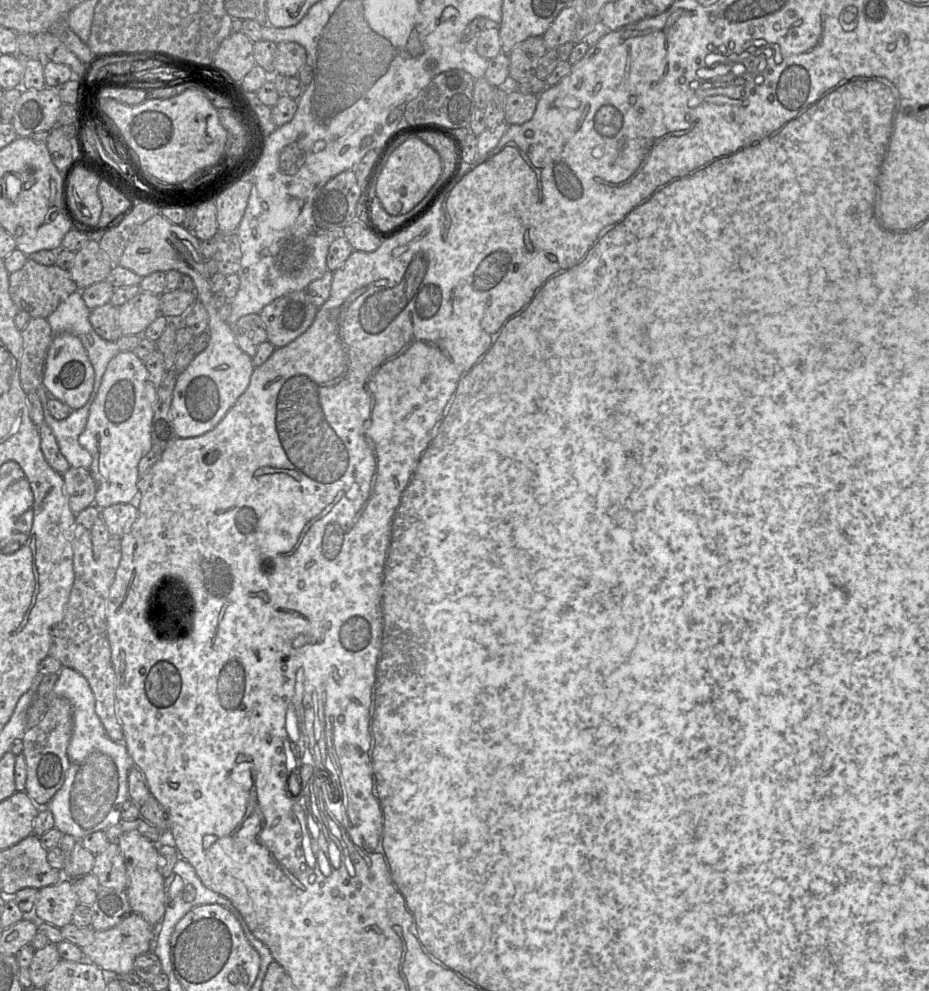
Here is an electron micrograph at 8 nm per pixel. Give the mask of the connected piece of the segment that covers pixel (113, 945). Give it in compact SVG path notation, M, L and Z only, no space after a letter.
M131 913L117 926L94 932L91 944L82 947L84 959L91 961L103 971L123 975L133 971L137 956L152 951L155 942L155 928L136 913Z

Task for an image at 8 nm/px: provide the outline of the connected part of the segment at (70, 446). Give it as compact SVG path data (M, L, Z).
M39 388L36 391L41 402L44 424L52 431L60 453L64 456L71 467L90 469L92 457L87 450L79 444L79 435L85 428L87 423L90 405L93 396L90 396L84 406L79 409L72 410L71 413L63 420L54 419L48 410L48 401L50 395L46 389Z

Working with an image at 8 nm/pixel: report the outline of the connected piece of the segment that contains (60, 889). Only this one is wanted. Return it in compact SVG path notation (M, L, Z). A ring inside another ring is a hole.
M64 878L57 884L38 891L37 902L31 916L38 922L46 922L61 929L72 923L72 916L78 904L78 896L72 881Z

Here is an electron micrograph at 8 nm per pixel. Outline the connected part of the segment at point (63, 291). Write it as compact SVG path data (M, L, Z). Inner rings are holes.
M28 257L19 270L9 275L9 294L19 311L26 312L31 318L47 318L78 286L70 272L57 265L42 265Z

